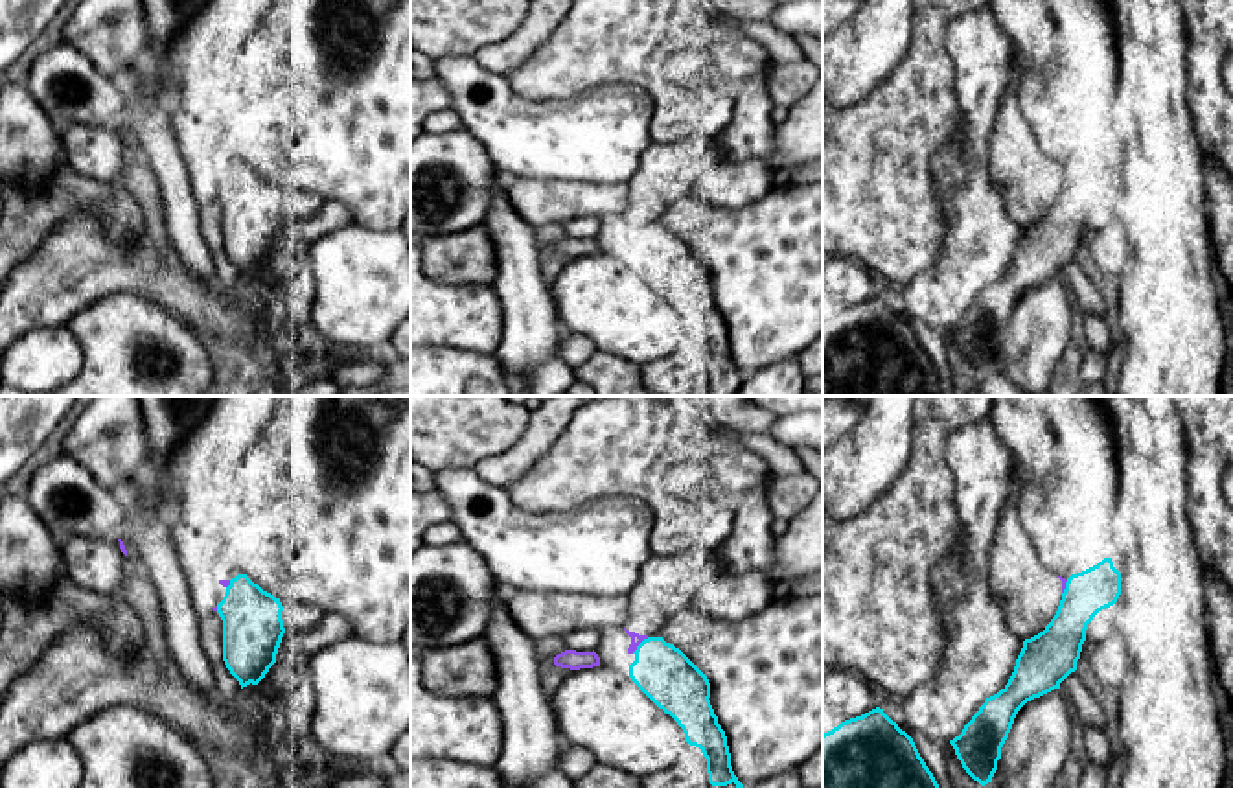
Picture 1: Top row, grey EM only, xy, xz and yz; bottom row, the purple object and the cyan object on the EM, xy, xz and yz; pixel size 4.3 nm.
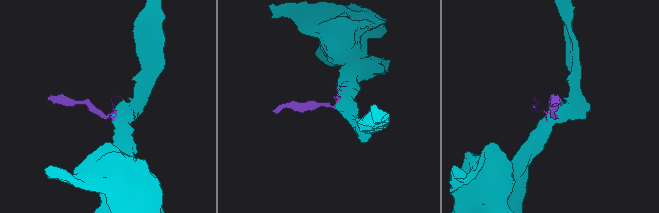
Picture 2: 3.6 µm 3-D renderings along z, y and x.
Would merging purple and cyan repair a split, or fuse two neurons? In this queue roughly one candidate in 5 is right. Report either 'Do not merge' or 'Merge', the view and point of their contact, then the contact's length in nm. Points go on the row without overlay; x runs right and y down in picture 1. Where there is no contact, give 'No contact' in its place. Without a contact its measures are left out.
Do not merge. Touches purple at xz (639, 231). Shared border 100 nm

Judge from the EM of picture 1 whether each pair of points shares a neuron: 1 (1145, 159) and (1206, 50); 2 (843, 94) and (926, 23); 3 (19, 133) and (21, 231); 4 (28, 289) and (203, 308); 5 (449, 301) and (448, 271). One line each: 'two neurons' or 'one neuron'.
1: two neurons
2: two neurons
3: two neurons
4: one neuron
5: two neurons

